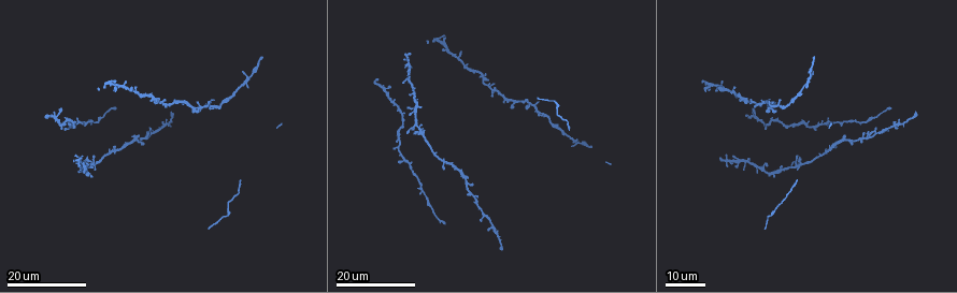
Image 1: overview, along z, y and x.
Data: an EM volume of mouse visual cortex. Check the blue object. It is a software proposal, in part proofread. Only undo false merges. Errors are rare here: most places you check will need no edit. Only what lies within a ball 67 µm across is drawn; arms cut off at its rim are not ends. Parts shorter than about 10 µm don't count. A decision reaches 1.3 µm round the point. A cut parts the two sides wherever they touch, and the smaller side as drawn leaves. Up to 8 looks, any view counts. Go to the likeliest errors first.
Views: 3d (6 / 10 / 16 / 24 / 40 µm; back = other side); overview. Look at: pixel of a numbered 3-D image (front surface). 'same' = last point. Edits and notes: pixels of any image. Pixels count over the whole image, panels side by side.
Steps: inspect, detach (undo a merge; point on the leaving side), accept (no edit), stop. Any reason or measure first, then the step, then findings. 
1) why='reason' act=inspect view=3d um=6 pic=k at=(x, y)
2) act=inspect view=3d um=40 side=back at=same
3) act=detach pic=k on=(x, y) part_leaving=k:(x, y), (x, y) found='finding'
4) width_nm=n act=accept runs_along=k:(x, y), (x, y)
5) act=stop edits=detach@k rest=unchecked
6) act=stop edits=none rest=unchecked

why='looks like a crossing' act=inspect view=3d um=24 pic=1 at=(422, 134)

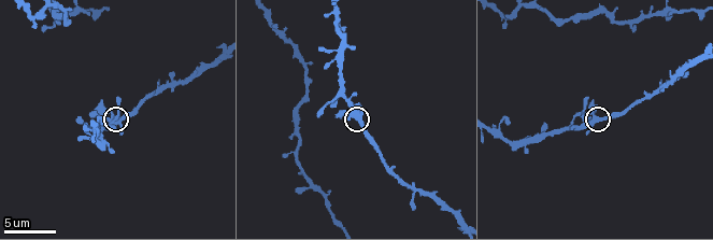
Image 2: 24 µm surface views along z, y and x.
act=inspect view=3d um=6 pic=2 at=(120, 121)

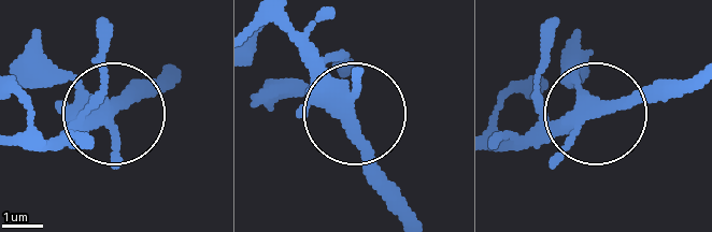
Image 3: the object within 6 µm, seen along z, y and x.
arms=5 act=accept found='all the same cell'

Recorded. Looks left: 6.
why='sudden change in width' act=inspect view=3d um=24 pic=1 at=(532, 105)

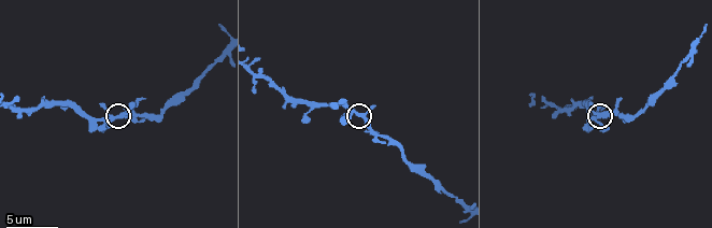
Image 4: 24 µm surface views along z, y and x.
act=inspect view=3d um=10 pic=4 at=(358, 112)

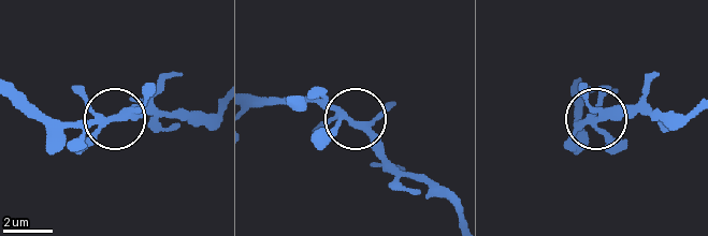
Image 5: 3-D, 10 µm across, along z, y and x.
arms=5 act=accept found='continuous, no second cell'

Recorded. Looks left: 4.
why='three arms meet' act=inspect view=3d um=10 pic=2 at=(304, 175)

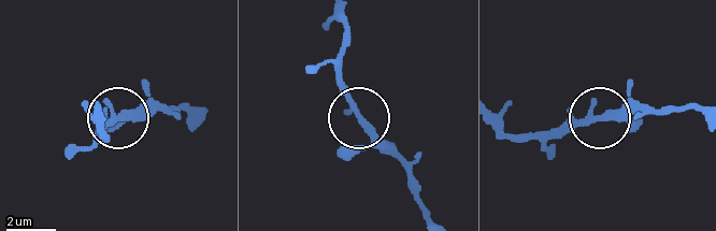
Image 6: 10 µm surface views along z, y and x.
arms=3 act=accept runs_along=6:(498, 120), (516, 133), (566, 133), (602, 115), (661, 109) found='continuous, no second cell'

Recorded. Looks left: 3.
why='narrows sharply' act=inspect view=3d um=24 pic=1 at=(465, 62)

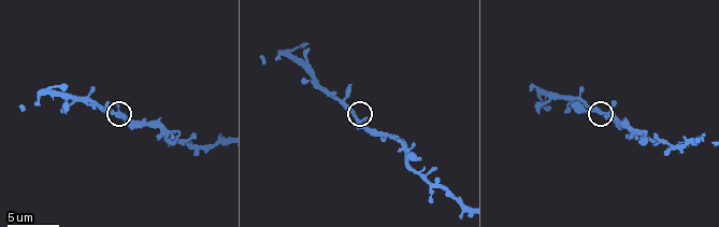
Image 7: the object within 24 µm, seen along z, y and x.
act=inspect view=3d um=10 pic=7 at=(354, 116)

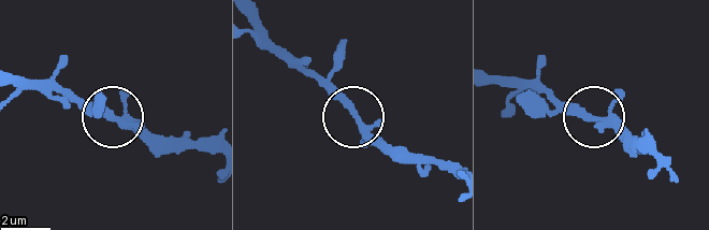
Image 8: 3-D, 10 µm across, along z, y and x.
act=inspect view=3d um=10 side=back pic=8 at=(356, 120)

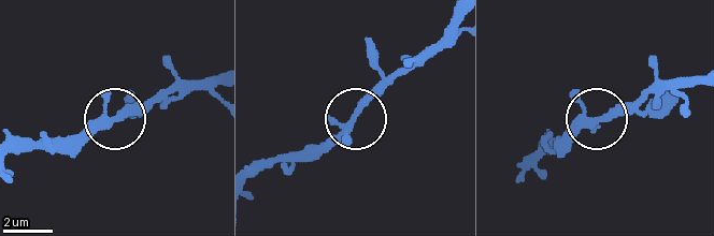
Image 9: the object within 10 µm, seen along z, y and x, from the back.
act=accept runs_along=9:(214, 78), (177, 80), (122, 114), (97, 118), (74, 138) found='one cell here'

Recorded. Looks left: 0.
act=stop edits=none rest=unchecked

